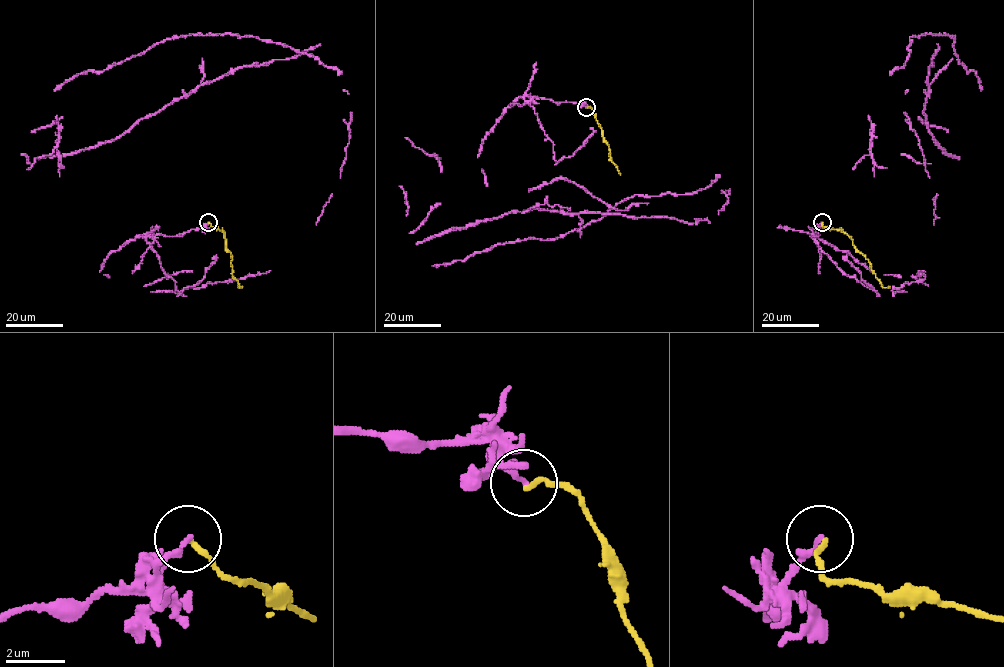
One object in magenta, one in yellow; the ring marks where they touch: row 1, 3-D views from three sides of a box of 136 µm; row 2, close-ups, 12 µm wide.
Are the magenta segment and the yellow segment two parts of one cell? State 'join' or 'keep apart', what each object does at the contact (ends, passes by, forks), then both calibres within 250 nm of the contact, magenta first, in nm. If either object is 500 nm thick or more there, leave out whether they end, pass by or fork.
keep apart | magenta ends | yellow ends | 190/160 nm

